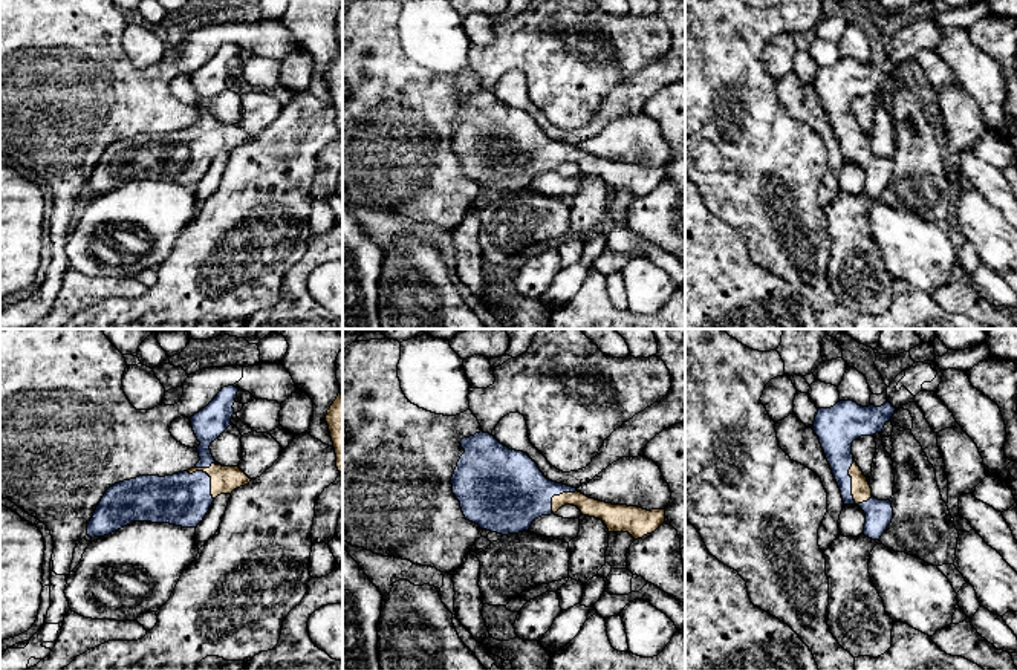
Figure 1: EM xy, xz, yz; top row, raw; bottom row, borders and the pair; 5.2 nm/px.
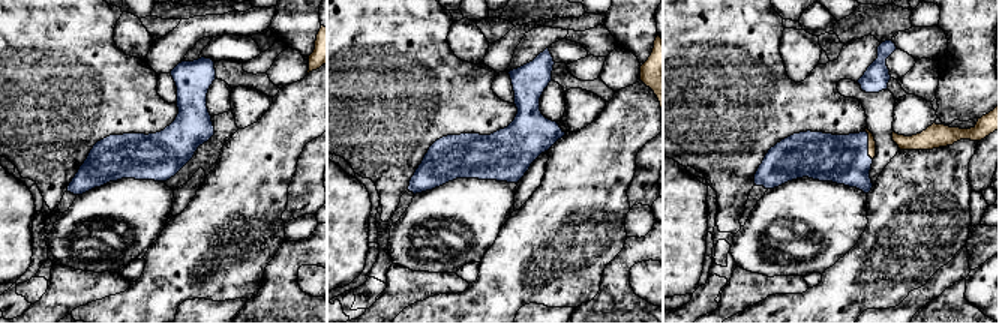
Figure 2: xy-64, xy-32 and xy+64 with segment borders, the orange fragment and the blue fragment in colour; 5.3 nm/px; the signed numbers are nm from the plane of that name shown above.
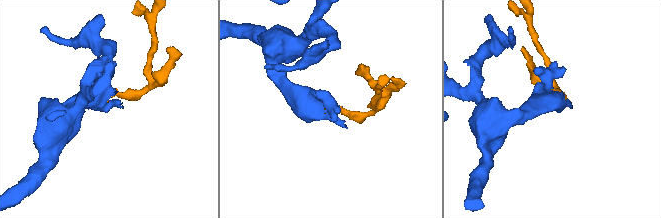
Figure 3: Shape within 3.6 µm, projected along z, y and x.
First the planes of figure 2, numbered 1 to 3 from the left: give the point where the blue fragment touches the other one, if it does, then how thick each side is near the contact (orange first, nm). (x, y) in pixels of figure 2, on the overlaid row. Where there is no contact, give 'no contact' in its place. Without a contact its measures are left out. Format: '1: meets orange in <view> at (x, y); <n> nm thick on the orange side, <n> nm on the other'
1: no contact
2: meets orange in xy-32 at (549, 149); 20 nm thick on the orange side, 280 nm on the other
3: meets orange in xy+64 at (869, 146); 50 nm thick on the orange side, 260 nm on the other

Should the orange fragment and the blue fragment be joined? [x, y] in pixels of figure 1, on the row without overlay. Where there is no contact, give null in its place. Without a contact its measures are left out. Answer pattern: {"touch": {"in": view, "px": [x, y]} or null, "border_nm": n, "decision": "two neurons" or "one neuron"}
{"touch": {"in": "xy", "px": [210, 133]}, "border_nm": 200, "decision": "one neuron"}

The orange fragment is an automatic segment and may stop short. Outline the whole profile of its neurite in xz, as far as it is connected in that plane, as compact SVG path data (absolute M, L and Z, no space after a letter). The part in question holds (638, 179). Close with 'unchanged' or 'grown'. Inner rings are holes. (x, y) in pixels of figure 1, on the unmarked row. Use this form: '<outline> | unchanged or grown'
M489 90L463 95L460 102L465 110L451 135L453 151L465 176L482 187L502 193L529 188L535 176L564 162L603 177L609 190L629 190L635 197L665 179L665 167L599 159L546 136L528 112L509 107Z | grown

